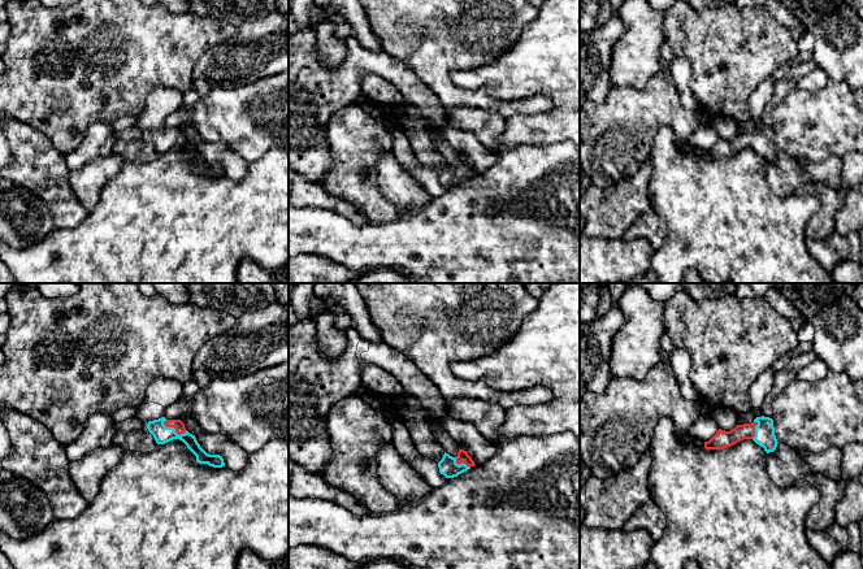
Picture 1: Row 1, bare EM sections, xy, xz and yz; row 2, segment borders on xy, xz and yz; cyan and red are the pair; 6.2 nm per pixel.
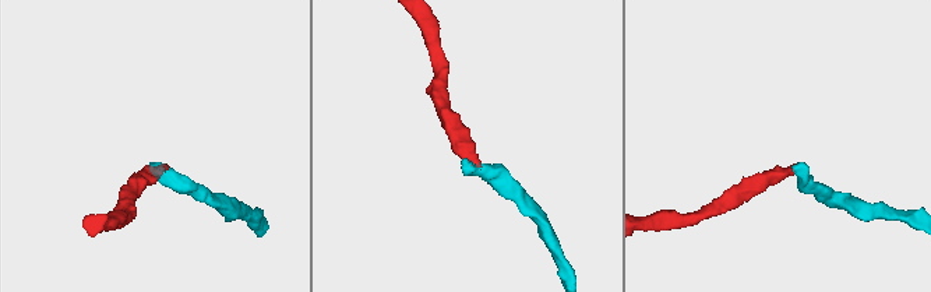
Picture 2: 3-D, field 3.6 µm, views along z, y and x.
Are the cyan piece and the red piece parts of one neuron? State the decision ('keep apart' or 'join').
join

